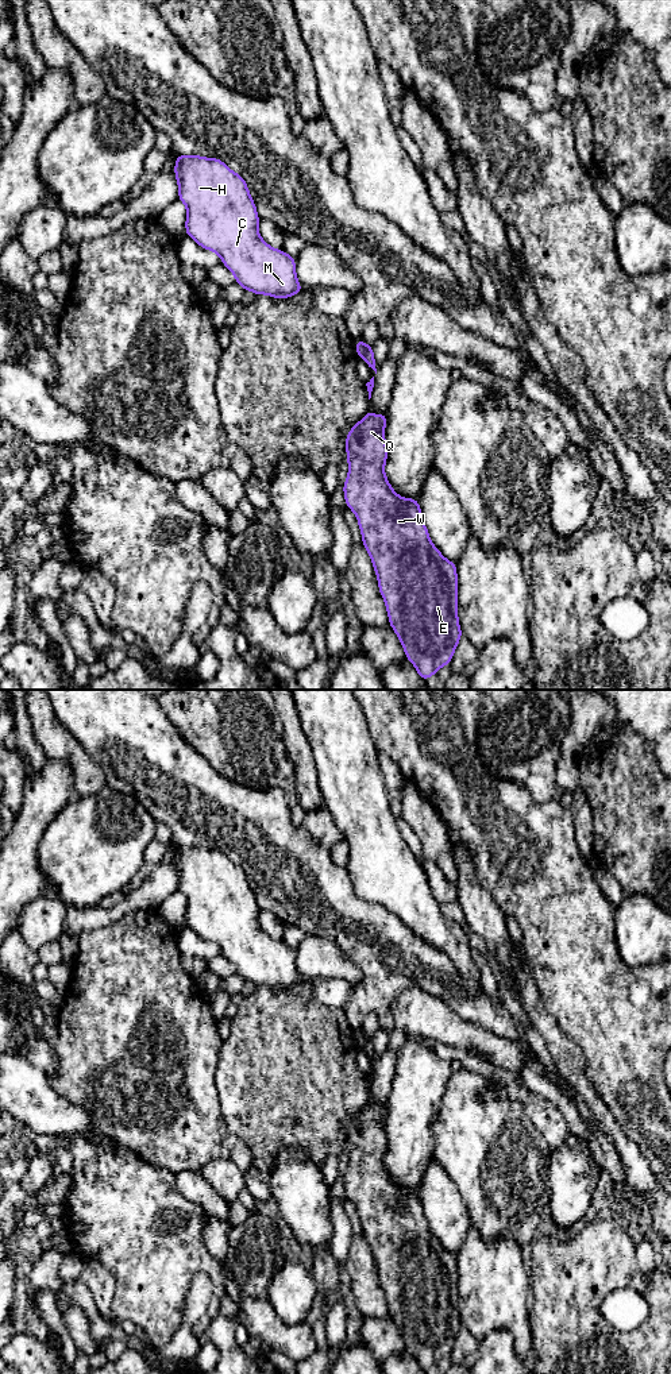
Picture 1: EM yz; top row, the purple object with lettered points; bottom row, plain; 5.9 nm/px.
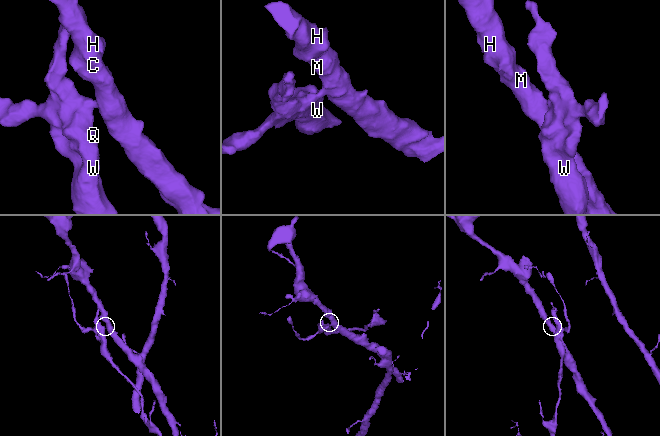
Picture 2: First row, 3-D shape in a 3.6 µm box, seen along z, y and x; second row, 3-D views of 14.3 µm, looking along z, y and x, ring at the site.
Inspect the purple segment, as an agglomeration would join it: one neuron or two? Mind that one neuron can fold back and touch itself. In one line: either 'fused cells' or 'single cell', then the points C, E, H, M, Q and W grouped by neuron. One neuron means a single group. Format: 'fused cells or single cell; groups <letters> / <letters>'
fused cells; groups C H M / E Q W

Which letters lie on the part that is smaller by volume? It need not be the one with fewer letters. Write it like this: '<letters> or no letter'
E, Q, W

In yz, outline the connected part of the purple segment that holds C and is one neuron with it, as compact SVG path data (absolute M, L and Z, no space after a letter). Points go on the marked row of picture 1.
M176 155L178 200L186 207L185 229L198 246L216 252L244 292L289 298L304 287L296 275L296 259L269 246L259 235L259 216L247 184L219 158Z

